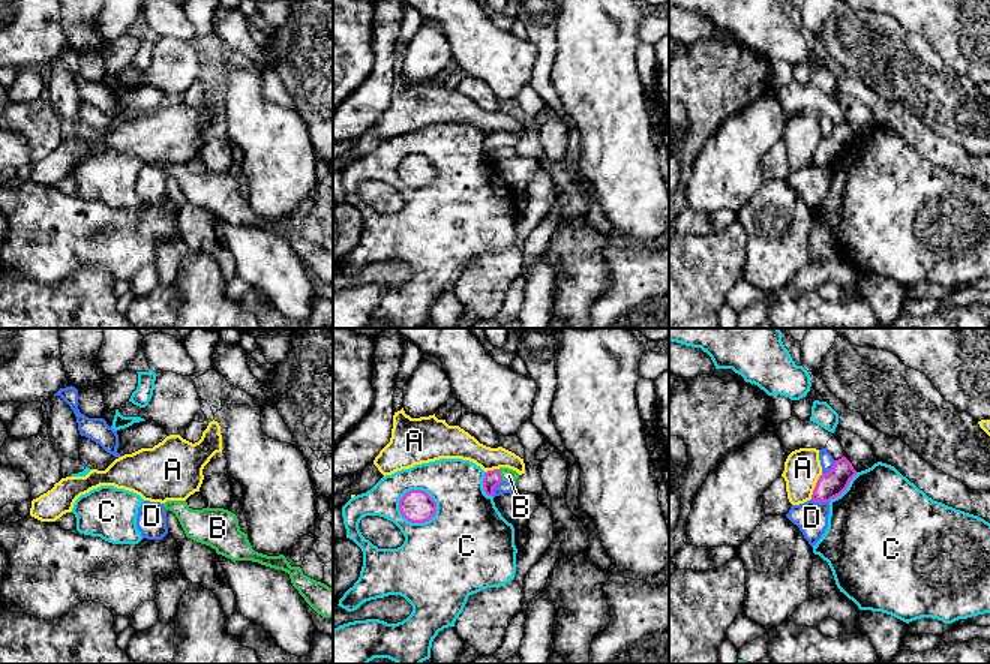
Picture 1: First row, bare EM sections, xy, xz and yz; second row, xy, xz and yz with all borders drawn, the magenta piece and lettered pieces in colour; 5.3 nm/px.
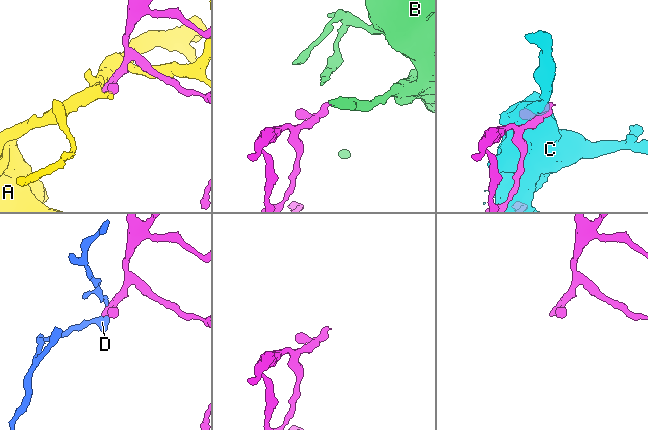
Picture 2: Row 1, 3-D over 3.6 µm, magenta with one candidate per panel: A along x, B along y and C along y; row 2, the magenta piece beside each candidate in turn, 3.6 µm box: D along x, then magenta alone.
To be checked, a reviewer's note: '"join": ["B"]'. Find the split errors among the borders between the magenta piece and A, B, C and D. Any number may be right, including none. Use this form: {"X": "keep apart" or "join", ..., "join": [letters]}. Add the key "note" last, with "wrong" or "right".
{"A": "keep apart", "B": "join", "C": "keep apart", "D": "keep apart", "join": ["B"], "note": "right"}

